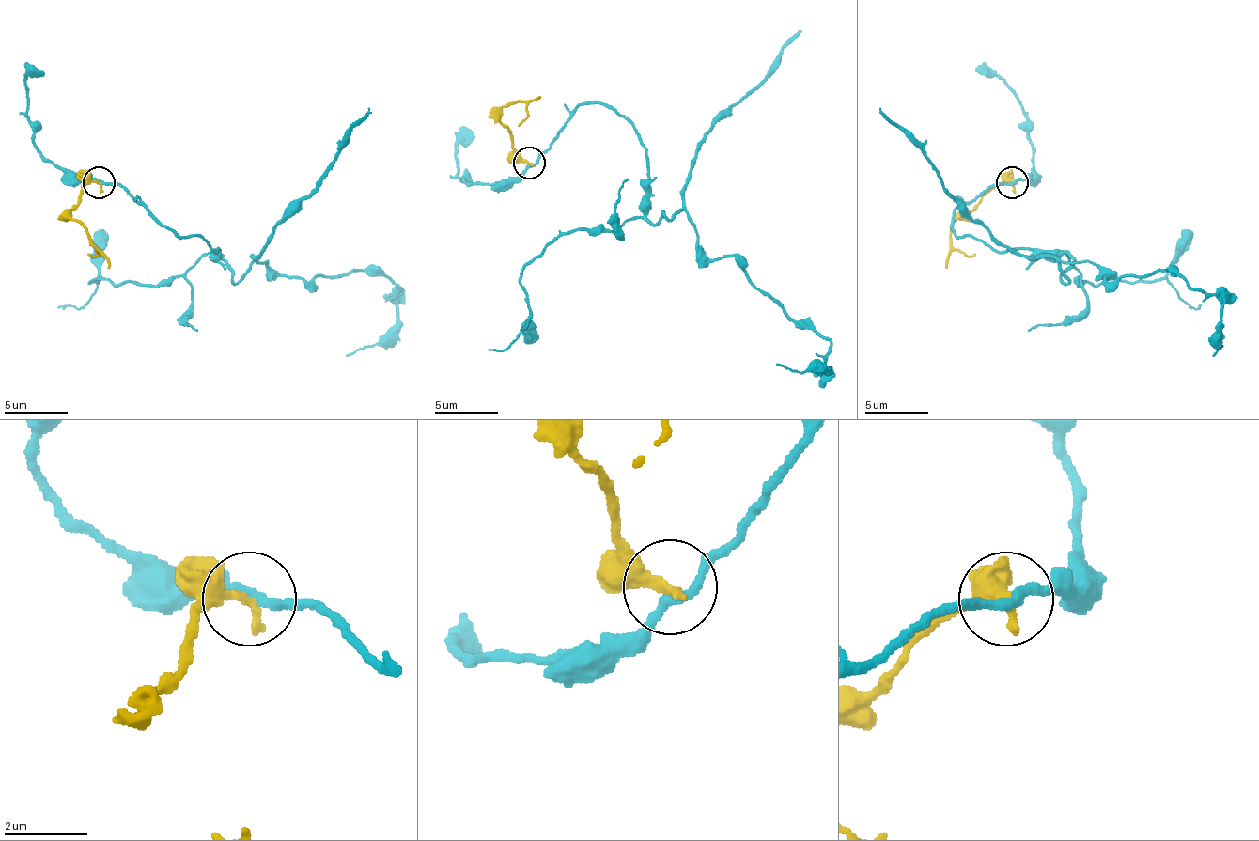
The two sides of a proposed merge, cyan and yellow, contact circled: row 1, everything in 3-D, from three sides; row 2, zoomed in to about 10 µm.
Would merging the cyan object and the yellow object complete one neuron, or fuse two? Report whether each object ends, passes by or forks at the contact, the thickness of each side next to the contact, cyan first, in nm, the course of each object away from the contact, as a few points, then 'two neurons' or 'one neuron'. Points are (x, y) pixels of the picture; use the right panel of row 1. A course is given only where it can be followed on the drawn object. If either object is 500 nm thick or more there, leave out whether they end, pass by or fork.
cyan passes by | yellow ends | 240/320 nm | cyan via (1014, 183), (954, 211), (956, 237), (1062, 250), (1068, 281), (1059, 262), (1175, 272), (1217, 297), (1214, 357) | yellow via (1011, 183), (995, 189), (951, 225), (951, 243), (963, 253), (976, 253) | two neurons

